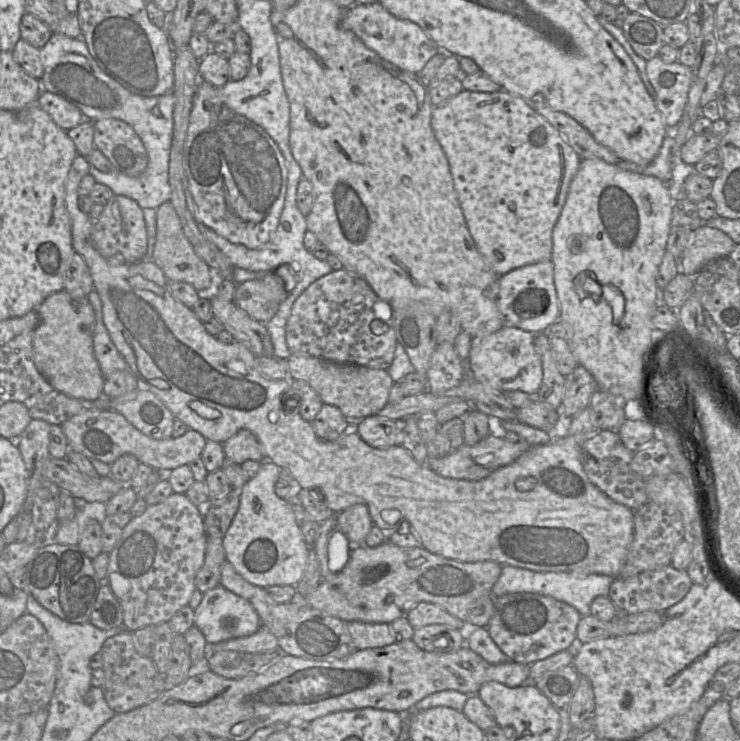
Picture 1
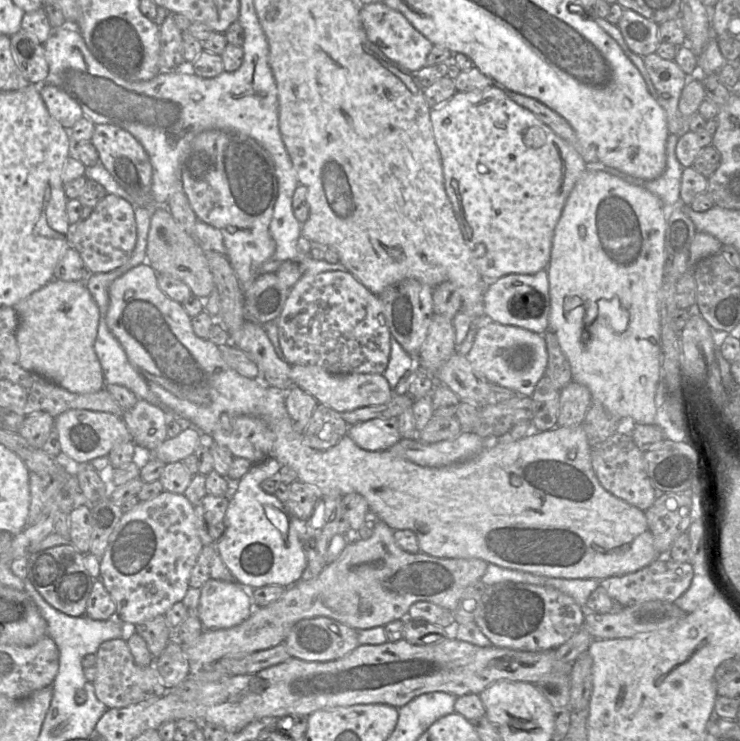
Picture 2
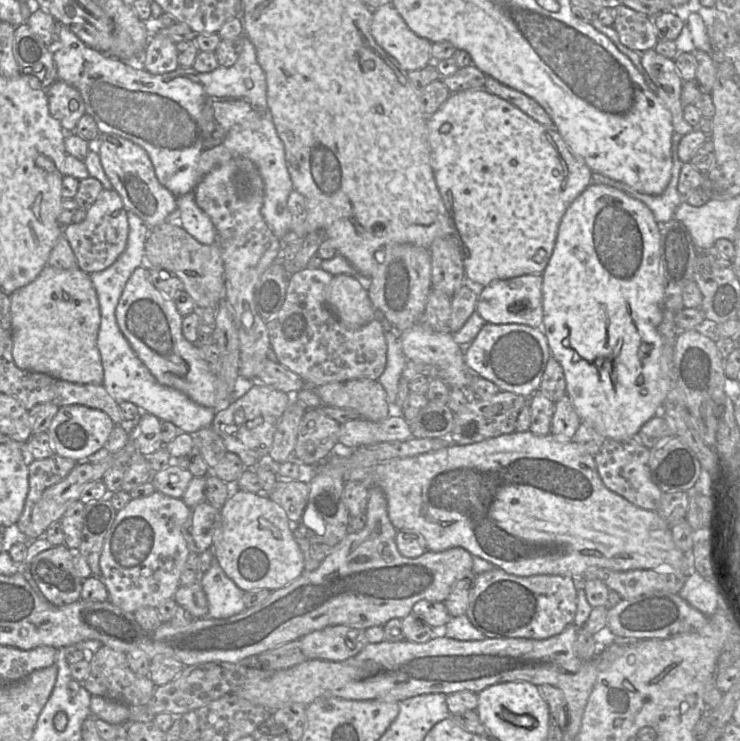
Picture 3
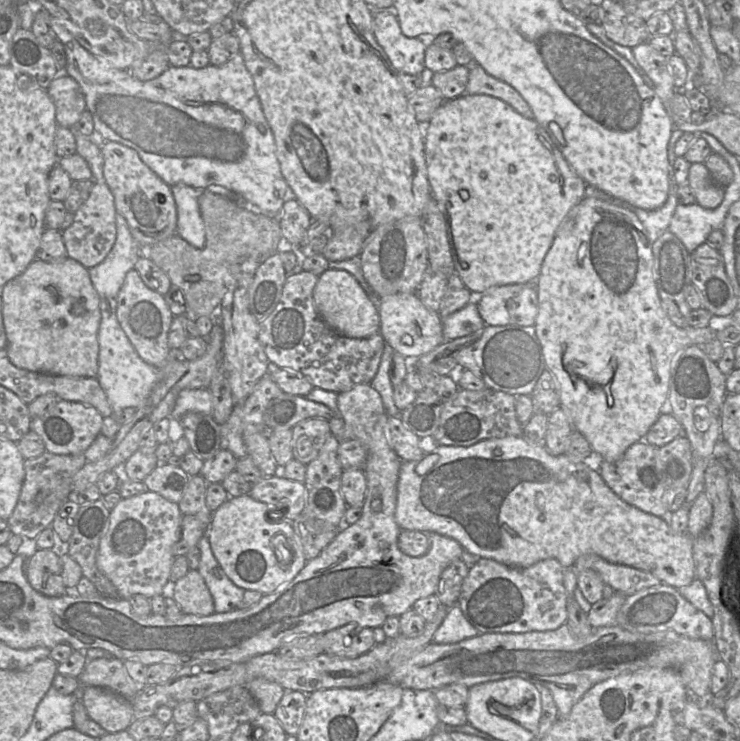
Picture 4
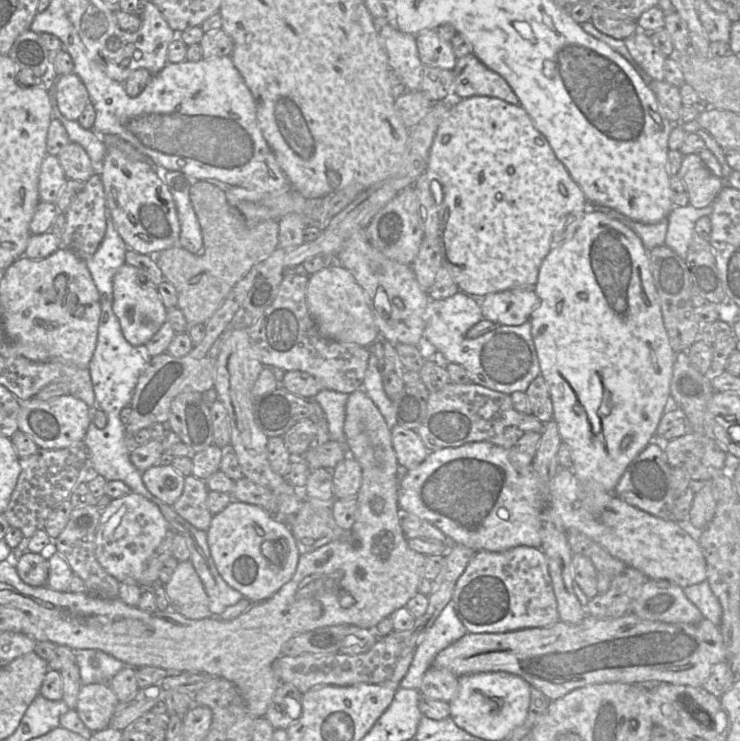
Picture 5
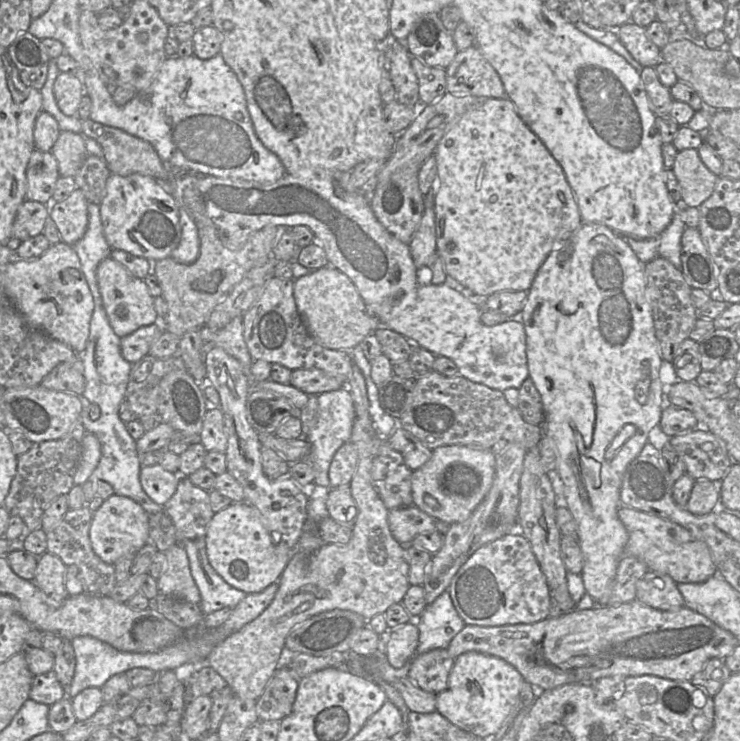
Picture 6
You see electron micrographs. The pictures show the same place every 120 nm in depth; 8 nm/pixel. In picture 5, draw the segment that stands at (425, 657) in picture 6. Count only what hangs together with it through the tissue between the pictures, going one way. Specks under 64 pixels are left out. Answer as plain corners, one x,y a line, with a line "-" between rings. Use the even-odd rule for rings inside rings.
431,666
422,677
419,691
423,697
450,702
457,695
458,678
447,669

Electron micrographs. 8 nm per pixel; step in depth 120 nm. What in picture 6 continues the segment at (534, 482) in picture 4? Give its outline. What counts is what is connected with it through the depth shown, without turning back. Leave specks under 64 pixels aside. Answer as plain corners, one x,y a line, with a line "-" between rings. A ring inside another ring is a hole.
461,445
441,446
411,477
413,505
449,525
467,520
489,492
495,475
496,455
-
625,505
618,509
618,517
628,532
624,555
642,560
649,570
670,576
676,584
701,583
717,573
707,544
683,526

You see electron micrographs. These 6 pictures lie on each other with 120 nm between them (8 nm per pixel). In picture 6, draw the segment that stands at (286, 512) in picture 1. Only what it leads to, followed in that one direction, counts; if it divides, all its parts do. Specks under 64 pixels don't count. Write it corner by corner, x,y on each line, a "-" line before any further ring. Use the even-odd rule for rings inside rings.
235,502
212,517
206,535
206,552
213,569
232,587
246,594
261,592
281,577
293,551
273,543
259,511
247,502

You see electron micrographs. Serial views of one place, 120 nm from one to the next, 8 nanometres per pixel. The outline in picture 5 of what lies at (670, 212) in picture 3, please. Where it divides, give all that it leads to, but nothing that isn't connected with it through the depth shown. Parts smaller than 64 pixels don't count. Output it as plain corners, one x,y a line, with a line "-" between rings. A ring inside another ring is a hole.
590,206
590,209
603,212
609,217
617,219
621,223
629,227
638,235
644,247
648,251
651,251
657,246
665,244
665,238
668,227
668,218
664,218
656,224
644,224
634,221
628,218
627,216
619,213
618,211
606,206

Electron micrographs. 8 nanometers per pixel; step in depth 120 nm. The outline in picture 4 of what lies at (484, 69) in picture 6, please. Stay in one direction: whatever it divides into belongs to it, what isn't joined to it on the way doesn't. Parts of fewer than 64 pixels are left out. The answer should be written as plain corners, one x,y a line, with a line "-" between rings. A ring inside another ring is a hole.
479,64
469,66
469,79
466,94
488,95
508,103
525,118
533,119
534,113
523,97
509,84
489,75

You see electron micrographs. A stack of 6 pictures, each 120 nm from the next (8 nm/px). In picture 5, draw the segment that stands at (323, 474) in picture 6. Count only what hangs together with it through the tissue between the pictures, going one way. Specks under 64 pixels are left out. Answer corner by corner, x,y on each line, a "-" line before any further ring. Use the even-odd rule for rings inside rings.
324,388
313,398
325,413
330,440
345,443
344,422
348,395

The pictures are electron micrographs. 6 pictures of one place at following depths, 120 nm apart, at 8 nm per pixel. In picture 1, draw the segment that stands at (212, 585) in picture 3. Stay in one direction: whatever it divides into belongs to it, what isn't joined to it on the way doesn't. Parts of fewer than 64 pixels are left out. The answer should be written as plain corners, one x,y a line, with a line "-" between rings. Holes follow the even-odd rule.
219,585
203,593
200,604
194,610
194,625
203,633
207,643
217,644
252,635
262,624
258,613
248,600

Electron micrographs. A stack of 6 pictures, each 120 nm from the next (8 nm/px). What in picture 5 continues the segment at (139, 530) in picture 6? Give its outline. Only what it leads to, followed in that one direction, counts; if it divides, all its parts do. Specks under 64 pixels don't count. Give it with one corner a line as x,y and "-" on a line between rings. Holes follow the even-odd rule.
129,492
120,498
114,498
101,512
95,539
97,560
119,582
131,578
140,585
144,562
170,530
159,507
143,495

